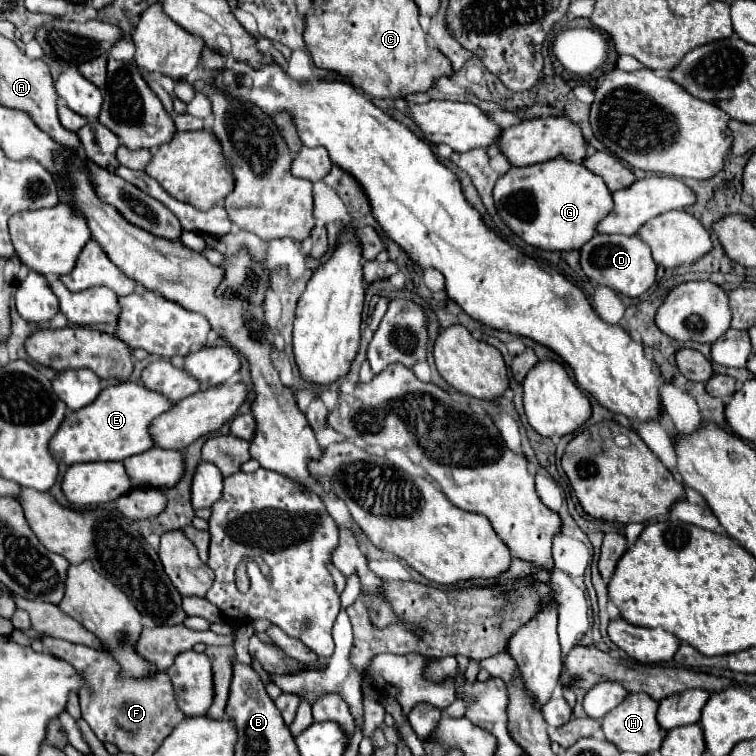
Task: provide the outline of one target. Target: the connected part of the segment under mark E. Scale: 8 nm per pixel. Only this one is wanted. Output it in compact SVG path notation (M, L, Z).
M120 382L116 386L108 386L92 404L66 414L48 448L56 460L68 466L84 462L84 458L114 458L112 462L120 462L132 454L152 448L148 426L170 406L170 400L164 400L164 396L144 388L138 382Z

